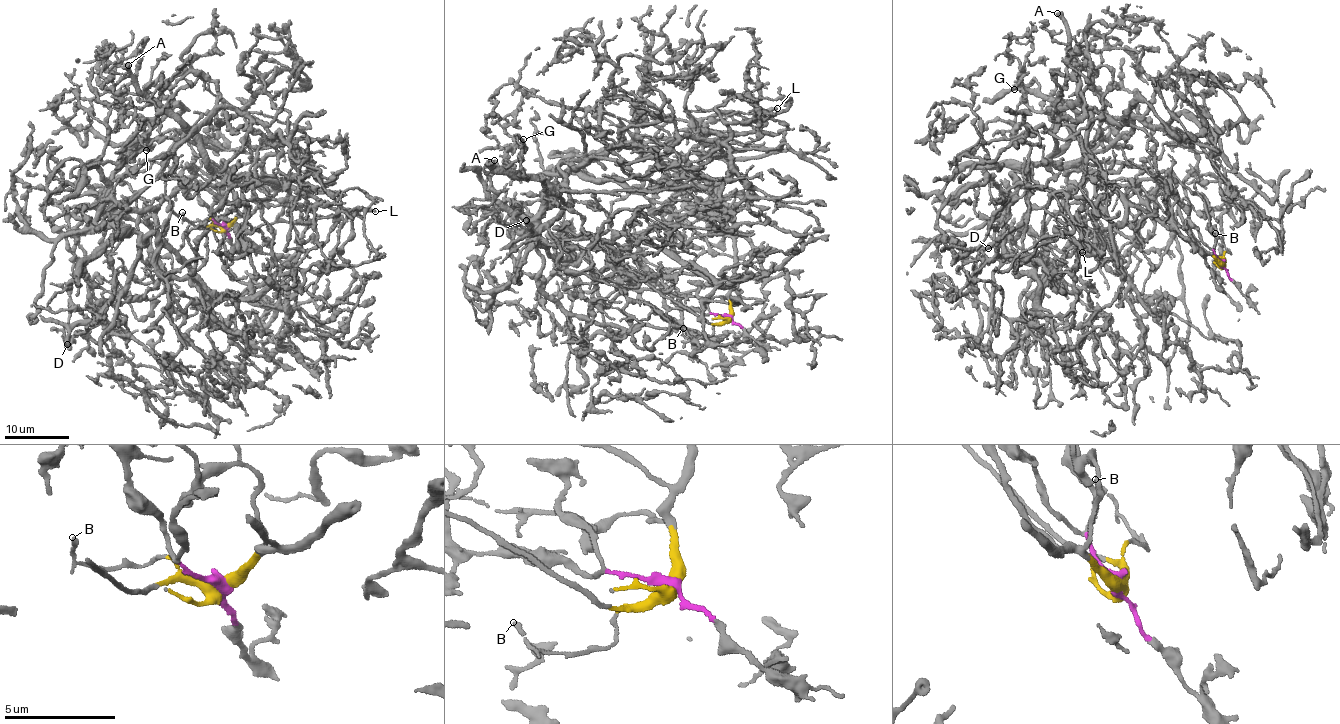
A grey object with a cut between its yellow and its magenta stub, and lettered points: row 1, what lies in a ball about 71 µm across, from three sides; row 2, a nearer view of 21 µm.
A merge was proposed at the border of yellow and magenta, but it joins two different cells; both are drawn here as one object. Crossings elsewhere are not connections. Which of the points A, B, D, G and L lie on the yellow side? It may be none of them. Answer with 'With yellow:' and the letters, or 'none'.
With yellow: A, B

